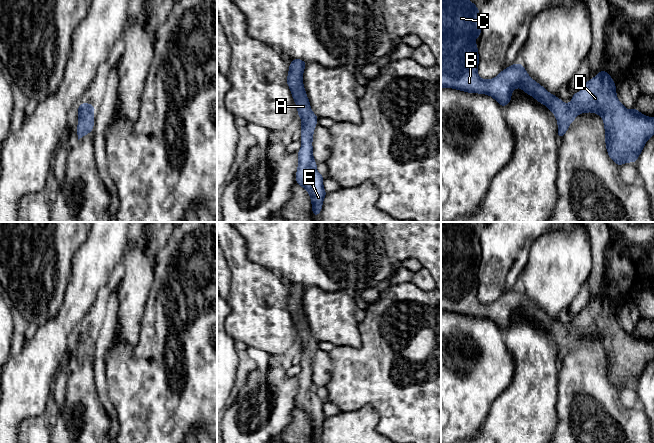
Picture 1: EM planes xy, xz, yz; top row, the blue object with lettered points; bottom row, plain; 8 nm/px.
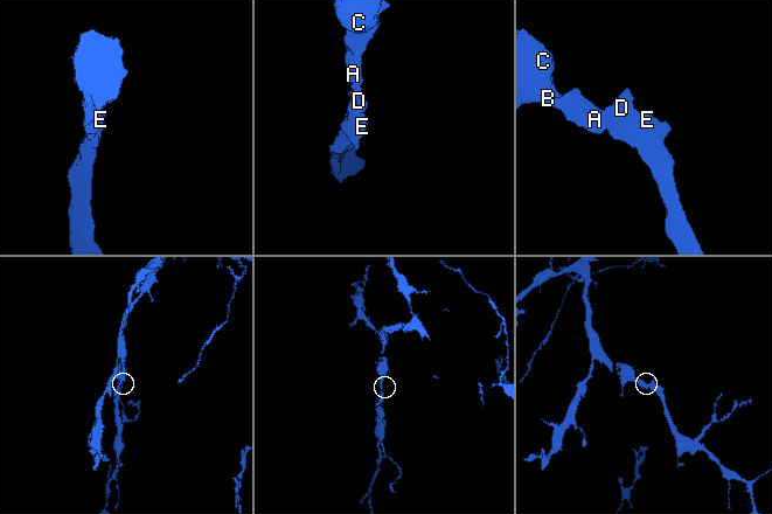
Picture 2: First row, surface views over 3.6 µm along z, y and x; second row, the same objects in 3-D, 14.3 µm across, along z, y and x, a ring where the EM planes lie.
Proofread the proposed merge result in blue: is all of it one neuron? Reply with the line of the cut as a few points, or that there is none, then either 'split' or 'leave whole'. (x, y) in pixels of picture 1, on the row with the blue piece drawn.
no cut | leave whole

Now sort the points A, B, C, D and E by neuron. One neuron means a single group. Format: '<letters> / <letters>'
A B C D E

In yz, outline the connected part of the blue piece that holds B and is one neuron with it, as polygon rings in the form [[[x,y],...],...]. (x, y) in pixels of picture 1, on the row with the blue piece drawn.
[[[441,0],[441,88],[487,94],[493,97],[503,108],[510,102],[512,91],[520,87],[524,92],[546,105],[556,116],[558,138],[561,139],[568,130],[569,124],[580,113],[593,112],[604,121],[605,141],[609,157],[617,164],[635,163],[645,146],[654,134],[654,117],[647,117],[636,108],[626,109],[617,99],[616,85],[611,76],[601,70],[593,79],[587,81],[580,93],[573,93],[571,102],[566,105],[557,96],[551,95],[539,83],[535,82],[525,68],[516,63],[504,69],[493,79],[485,80],[478,76],[478,48],[475,38],[480,37],[481,23],[479,9],[469,0]]]

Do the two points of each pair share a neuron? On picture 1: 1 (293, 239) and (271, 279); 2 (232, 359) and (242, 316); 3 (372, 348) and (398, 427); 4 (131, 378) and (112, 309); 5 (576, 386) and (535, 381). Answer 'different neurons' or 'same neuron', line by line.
1: different neurons
2: different neurons
3: same neuron
4: different neurons
5: different neurons

